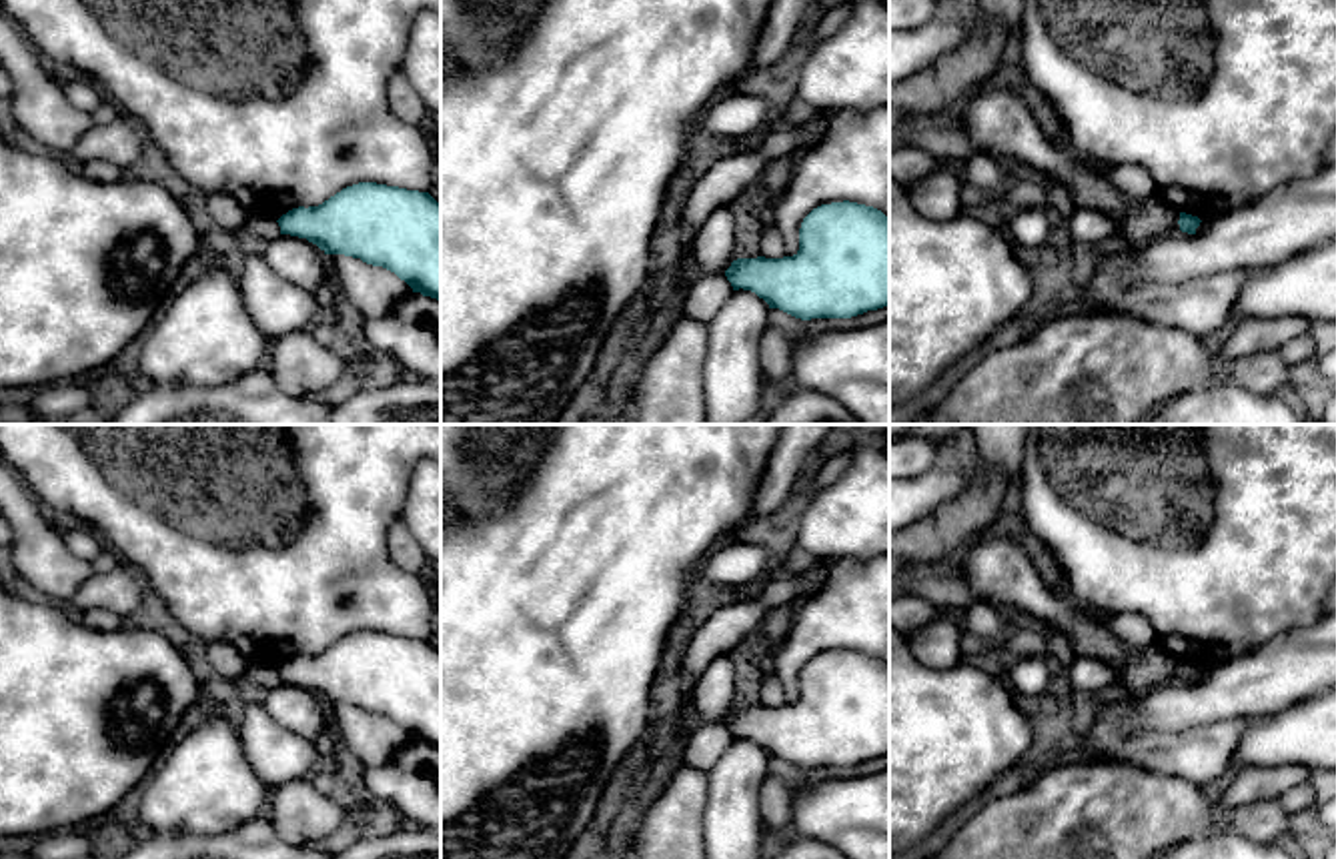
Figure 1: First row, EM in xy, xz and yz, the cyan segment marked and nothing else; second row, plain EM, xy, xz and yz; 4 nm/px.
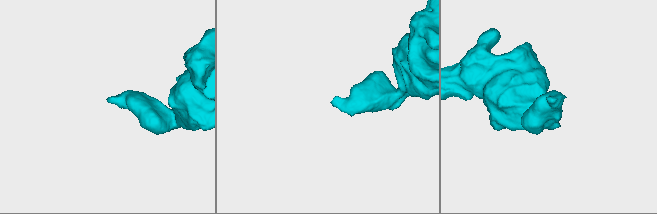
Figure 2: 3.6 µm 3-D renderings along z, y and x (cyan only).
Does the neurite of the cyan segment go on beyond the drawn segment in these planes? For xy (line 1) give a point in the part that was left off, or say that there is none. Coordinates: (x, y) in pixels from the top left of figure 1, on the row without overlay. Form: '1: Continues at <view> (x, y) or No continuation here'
1: No continuation here

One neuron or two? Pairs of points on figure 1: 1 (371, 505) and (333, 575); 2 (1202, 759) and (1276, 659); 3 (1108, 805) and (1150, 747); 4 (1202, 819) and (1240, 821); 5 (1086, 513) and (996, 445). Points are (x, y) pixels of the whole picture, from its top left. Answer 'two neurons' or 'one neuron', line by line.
1: one neuron
2: two neurons
3: two neurons
4: one neuron
5: two neurons

